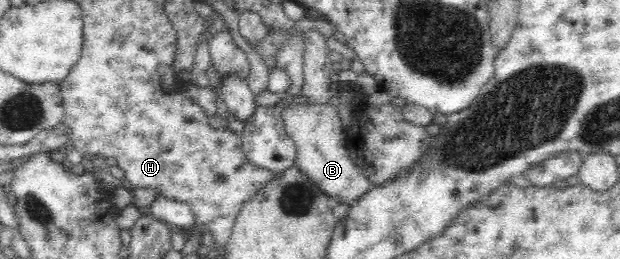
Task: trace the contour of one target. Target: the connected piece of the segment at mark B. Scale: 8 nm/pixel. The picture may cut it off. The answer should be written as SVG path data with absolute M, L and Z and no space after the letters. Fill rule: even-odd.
M281 99L275 105L280 113L284 129L290 139L295 143L296 157L295 164L300 168L325 193L333 202L347 203L355 205L371 189L371 181L357 167L357 163L350 158L350 148L347 145L347 134L342 130L341 119L339 117L338 104L318 103L300 104L290 101L288 104Z

